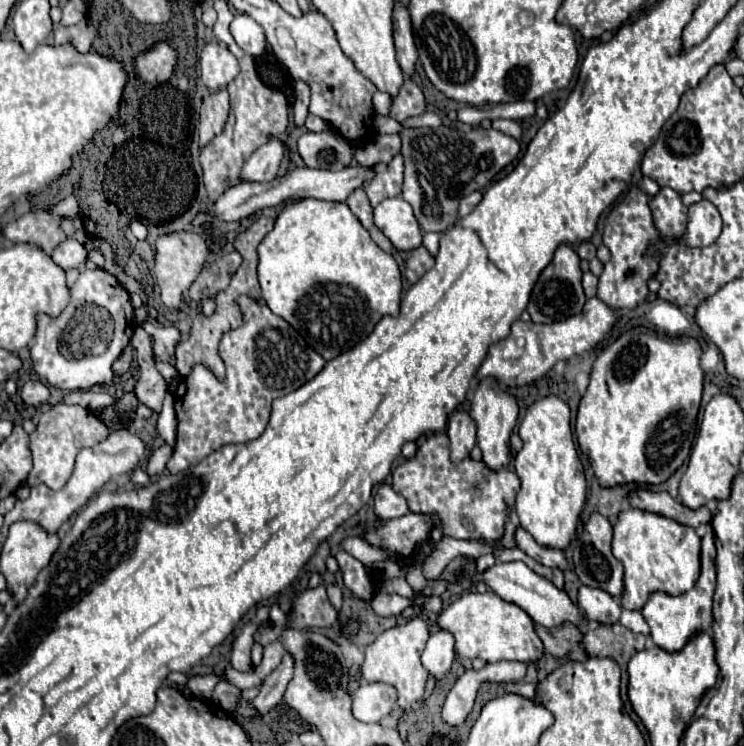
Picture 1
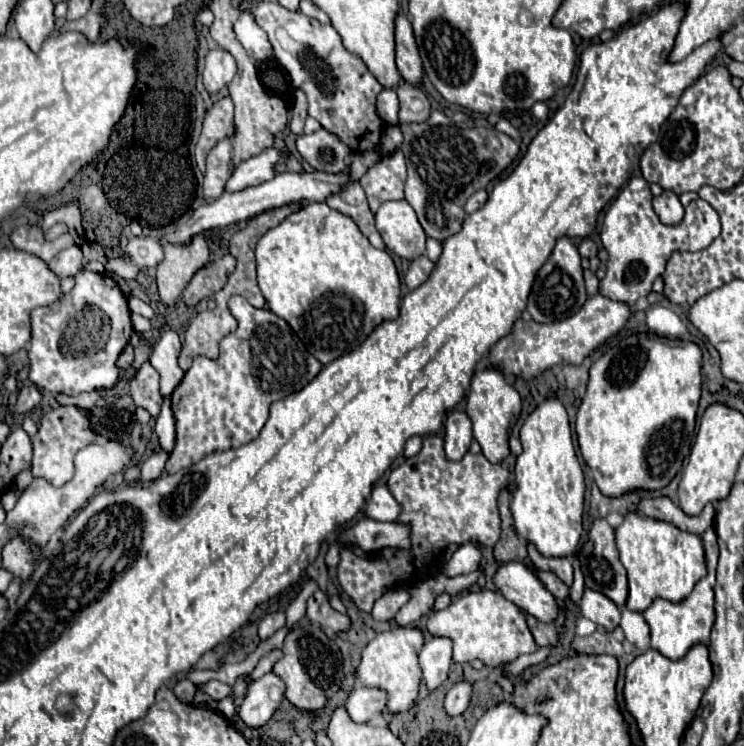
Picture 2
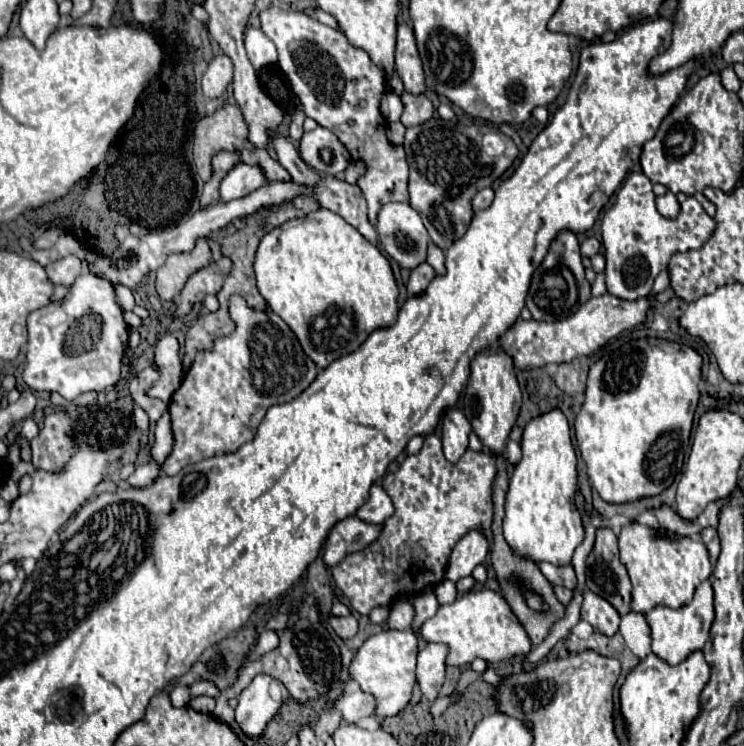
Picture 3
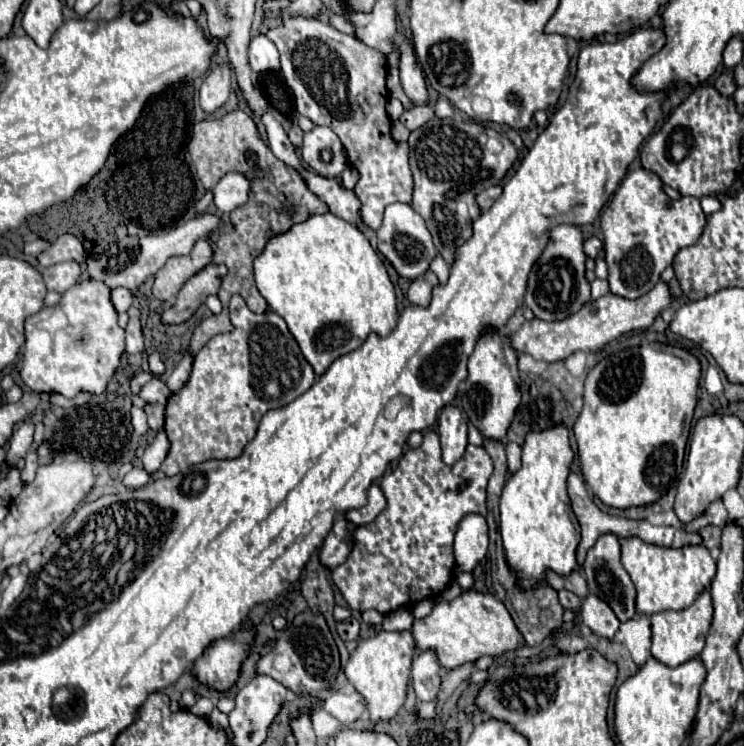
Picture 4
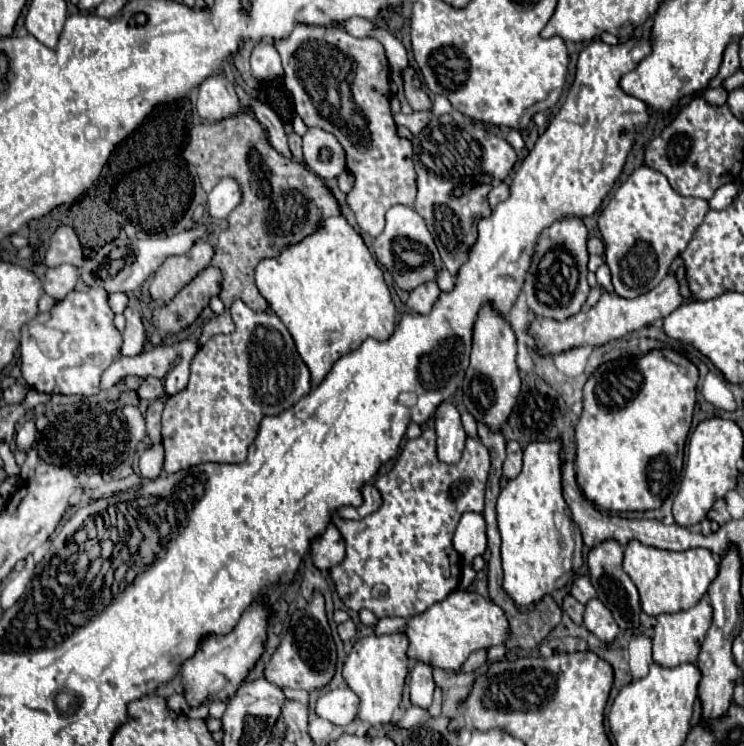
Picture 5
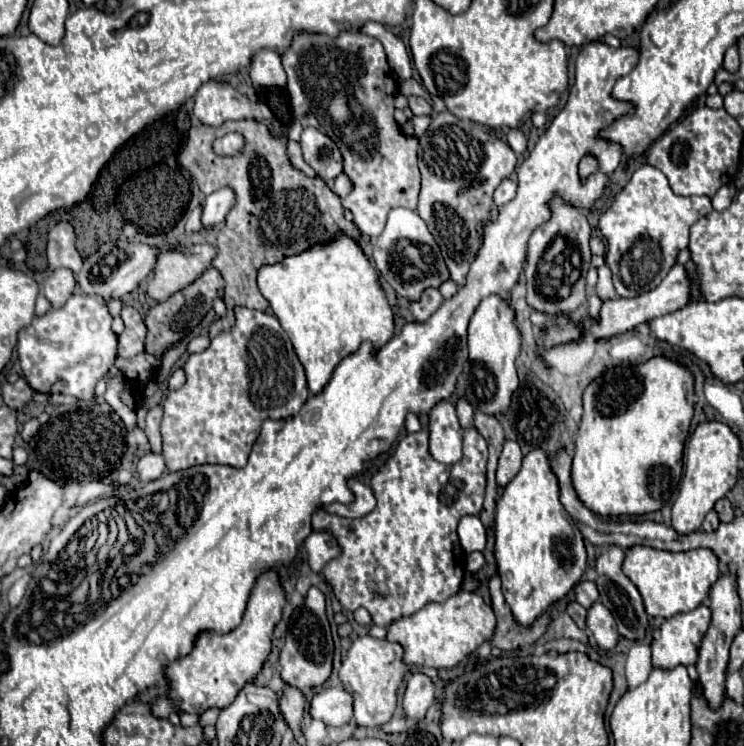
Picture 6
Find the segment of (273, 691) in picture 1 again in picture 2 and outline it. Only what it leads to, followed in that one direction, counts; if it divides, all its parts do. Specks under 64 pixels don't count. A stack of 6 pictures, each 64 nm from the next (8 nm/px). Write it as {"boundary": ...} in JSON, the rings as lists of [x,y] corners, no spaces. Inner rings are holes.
{"boundary":[[[274,672],[252,682],[248,686],[246,700],[240,706],[240,718],[252,728],[266,724],[274,714],[274,710],[280,706],[284,690],[286,690],[284,680]]]}

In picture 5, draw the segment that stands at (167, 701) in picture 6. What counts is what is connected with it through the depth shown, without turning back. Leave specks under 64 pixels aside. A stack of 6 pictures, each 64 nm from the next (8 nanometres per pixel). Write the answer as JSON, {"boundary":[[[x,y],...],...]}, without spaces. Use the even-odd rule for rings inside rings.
{"boundary":[[[178,694],[178,696],[168,698],[168,708],[174,710],[176,714],[186,714],[190,710],[190,704],[186,702],[186,696],[184,694]]]}

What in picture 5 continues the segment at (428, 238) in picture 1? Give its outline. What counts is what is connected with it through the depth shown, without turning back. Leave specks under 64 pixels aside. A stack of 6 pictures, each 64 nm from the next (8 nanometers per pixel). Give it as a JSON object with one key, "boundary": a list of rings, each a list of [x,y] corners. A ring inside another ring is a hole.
{"boundary":[[[440,266],[438,272],[436,272],[436,282],[444,292],[448,292],[452,288],[452,274],[444,266]]]}

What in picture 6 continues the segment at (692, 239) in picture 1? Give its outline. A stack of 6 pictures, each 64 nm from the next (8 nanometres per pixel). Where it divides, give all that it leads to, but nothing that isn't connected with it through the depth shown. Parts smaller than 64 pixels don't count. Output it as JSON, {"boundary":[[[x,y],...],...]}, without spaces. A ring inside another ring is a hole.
{"boundary":[[[642,164],[598,220],[606,238],[604,258],[612,270],[616,294],[634,298],[654,290],[676,264],[676,256],[688,246],[692,224],[708,212],[712,212],[708,196],[676,196],[658,168]]]}

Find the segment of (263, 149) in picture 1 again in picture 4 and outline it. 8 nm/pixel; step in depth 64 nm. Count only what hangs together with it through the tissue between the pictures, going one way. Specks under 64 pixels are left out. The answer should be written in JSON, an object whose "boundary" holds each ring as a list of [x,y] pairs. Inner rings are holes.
{"boundary":[[[228,172],[214,186],[214,204],[216,210],[222,214],[228,214],[234,208],[246,204],[248,196],[250,196],[250,180],[240,172]]]}

